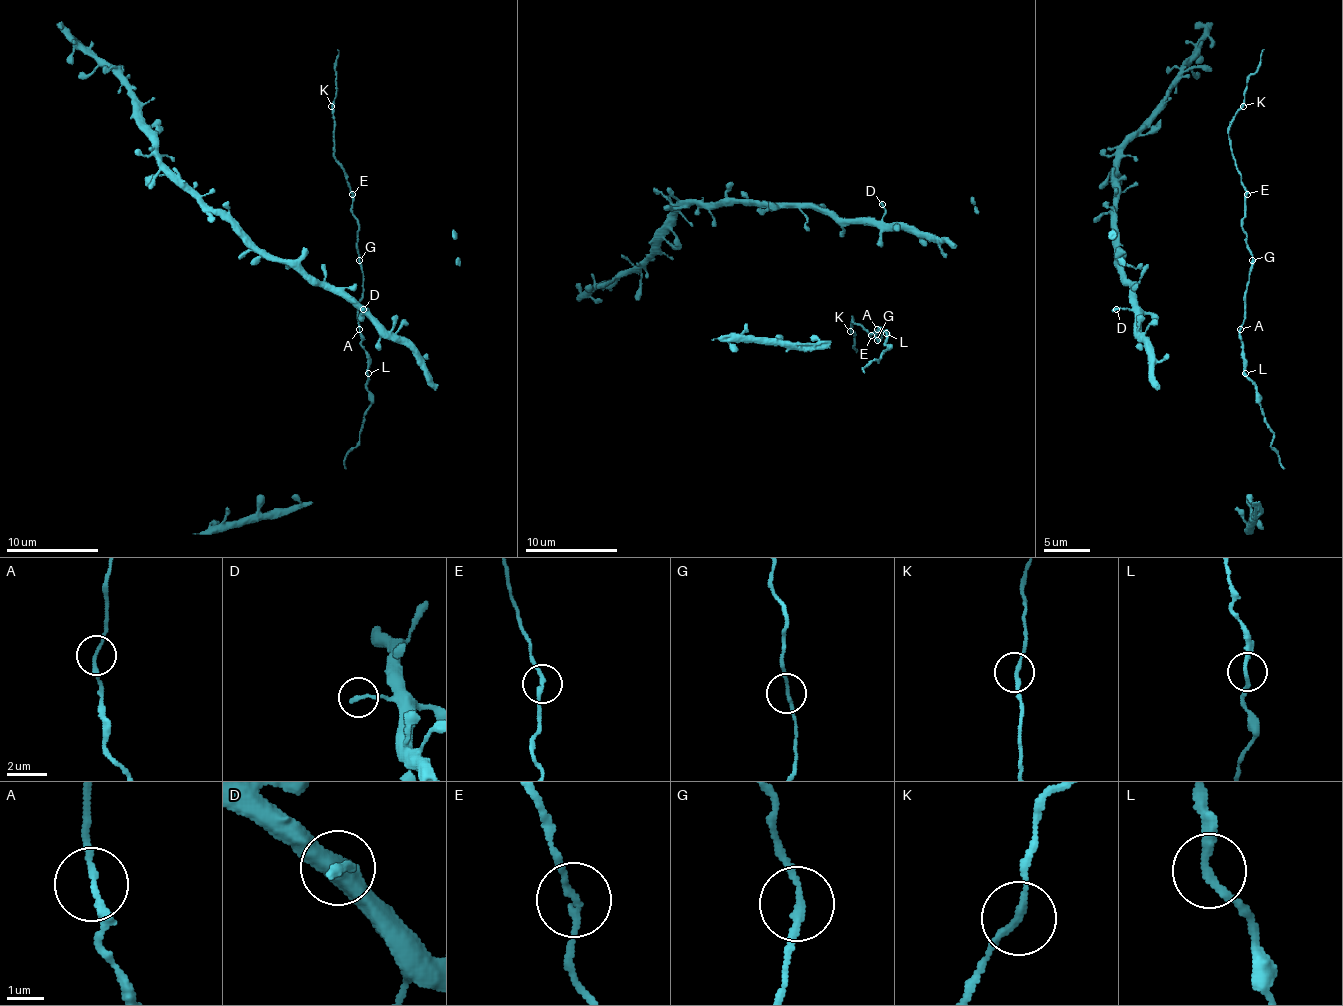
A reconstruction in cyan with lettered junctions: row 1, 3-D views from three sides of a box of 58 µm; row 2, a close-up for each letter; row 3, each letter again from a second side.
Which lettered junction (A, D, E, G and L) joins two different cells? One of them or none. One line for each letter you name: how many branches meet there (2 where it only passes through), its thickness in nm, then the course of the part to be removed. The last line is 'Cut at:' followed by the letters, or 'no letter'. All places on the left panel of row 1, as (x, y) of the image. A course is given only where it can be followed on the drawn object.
Cut at: no letter

